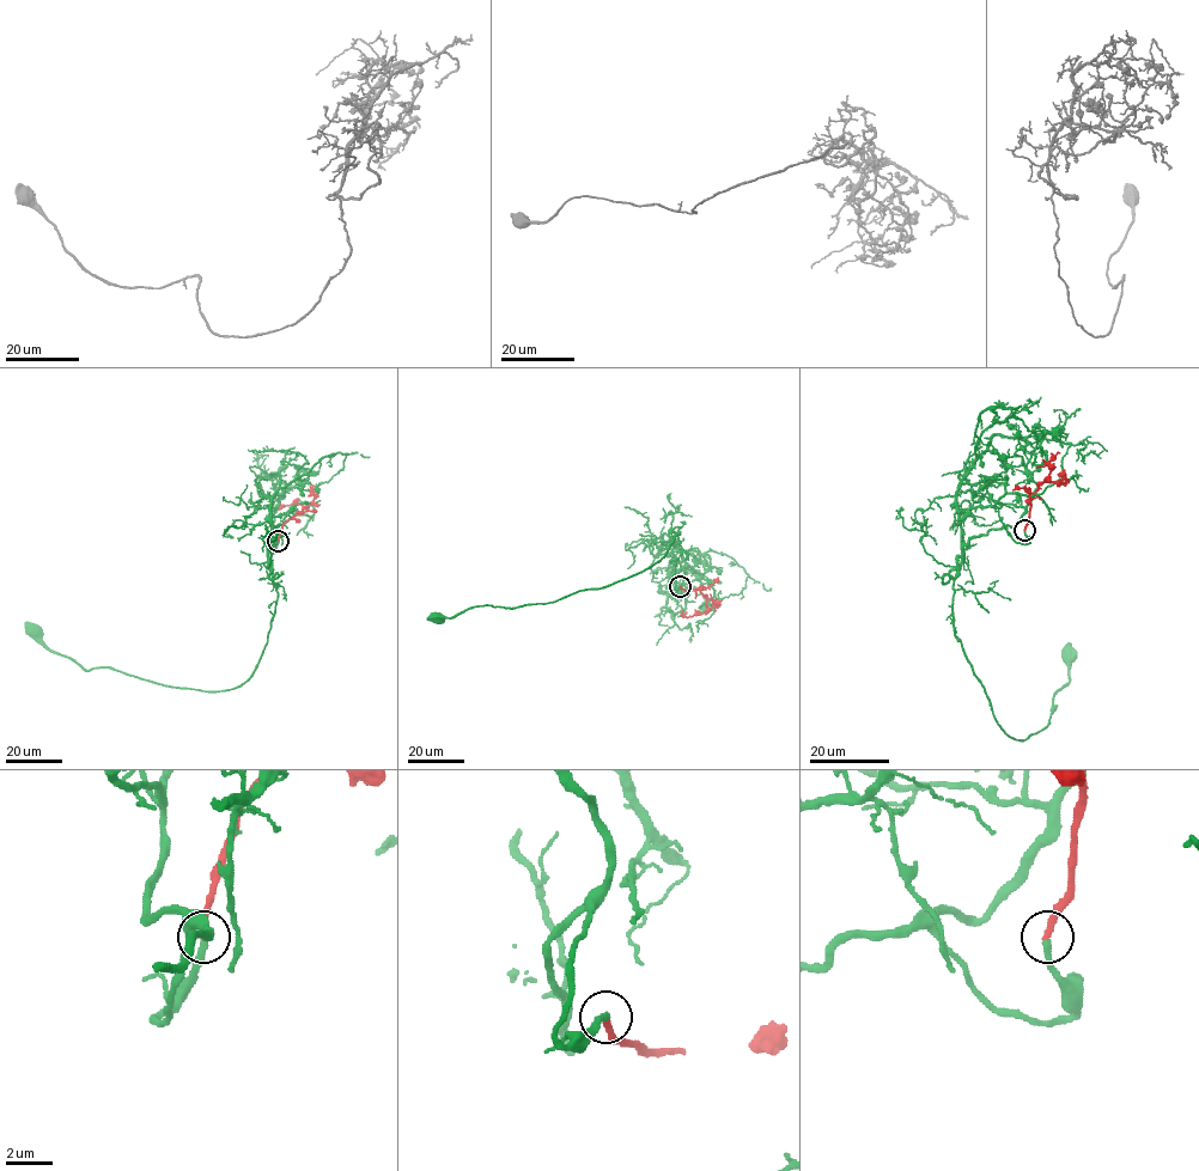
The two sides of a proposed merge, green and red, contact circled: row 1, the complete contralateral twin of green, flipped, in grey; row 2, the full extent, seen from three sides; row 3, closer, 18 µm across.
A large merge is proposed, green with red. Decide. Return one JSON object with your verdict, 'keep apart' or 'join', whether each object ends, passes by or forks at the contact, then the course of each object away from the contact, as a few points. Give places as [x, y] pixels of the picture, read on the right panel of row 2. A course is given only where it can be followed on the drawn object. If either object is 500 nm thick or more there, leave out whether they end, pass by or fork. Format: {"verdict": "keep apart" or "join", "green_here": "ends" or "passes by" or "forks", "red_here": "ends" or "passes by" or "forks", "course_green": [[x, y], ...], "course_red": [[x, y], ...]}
{"verdict": "join", "green_here": "ends", "red_here": "ends", "course_green": [[1024, 530], [1028, 544], [1004, 529], [962, 548], [954, 634], [996, 723], [1015, 739], [1047, 725], [1071, 656]], "course_red": [[1024, 529], [1029, 495], [1041, 482], [1057, 482], [1064, 477], [1069, 482], [1058, 486]]}

